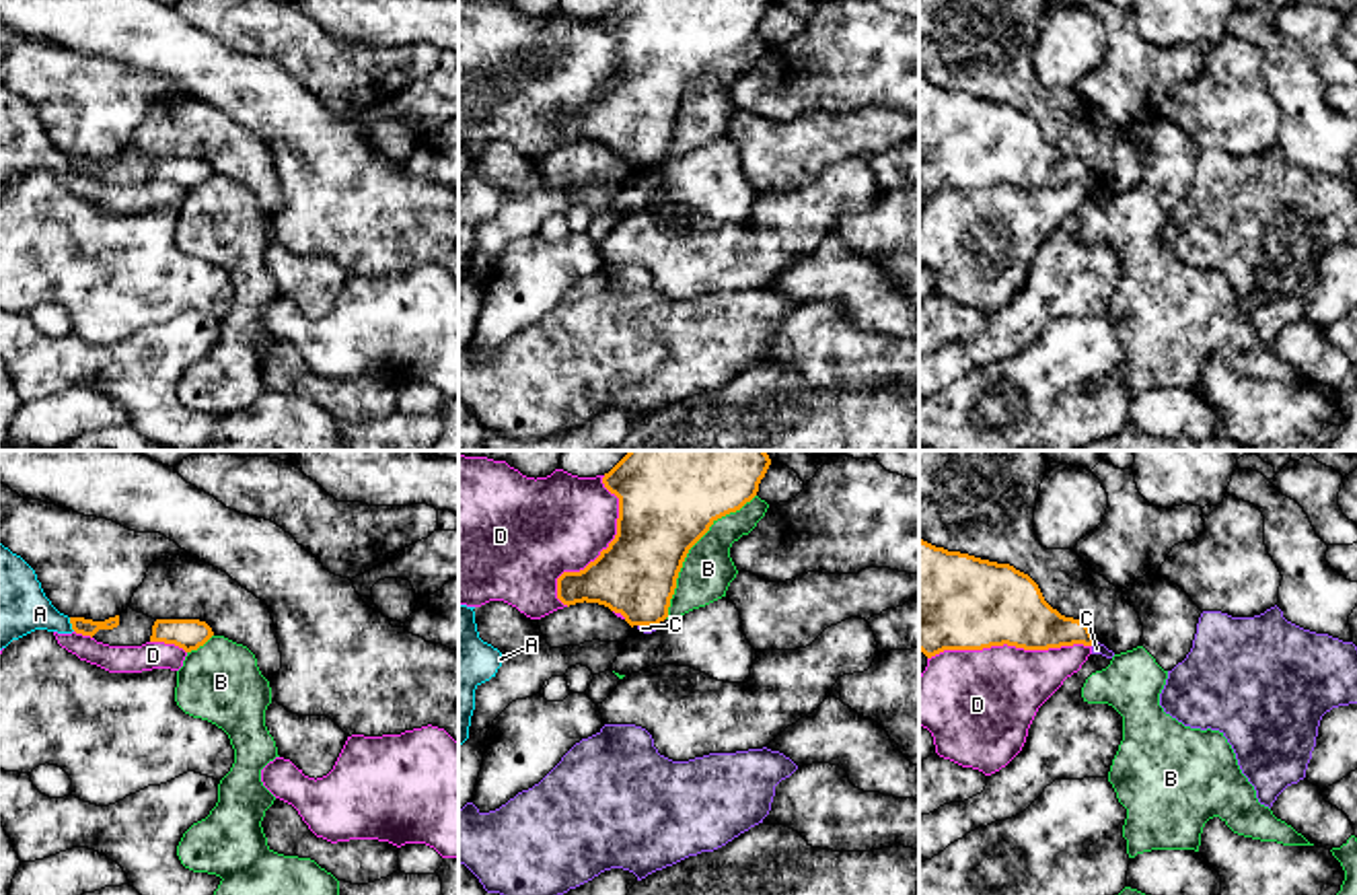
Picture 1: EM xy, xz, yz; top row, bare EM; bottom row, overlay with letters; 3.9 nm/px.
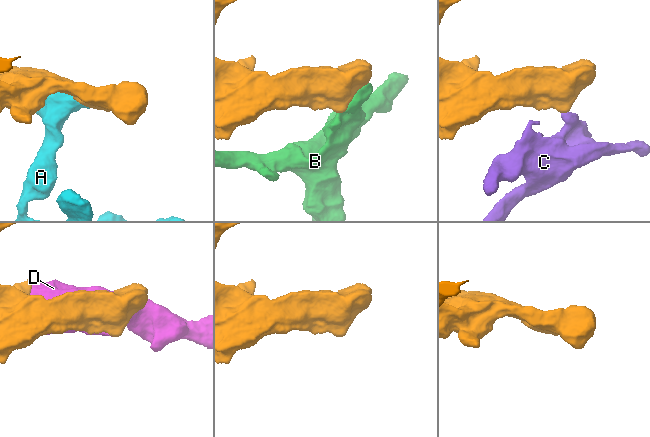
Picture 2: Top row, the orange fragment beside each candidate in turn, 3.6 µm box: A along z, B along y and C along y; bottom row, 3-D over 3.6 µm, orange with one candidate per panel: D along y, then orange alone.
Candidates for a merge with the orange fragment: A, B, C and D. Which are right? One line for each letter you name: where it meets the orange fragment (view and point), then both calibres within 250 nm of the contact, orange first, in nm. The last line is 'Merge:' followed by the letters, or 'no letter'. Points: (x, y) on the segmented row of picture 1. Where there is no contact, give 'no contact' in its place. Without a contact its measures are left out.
Merge: no letter

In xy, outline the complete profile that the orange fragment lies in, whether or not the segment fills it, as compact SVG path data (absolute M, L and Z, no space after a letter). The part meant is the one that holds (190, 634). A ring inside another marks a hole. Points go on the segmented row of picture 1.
M156 619L150 642L175 644L191 652L204 646L212 636L212 628L199 619Z

